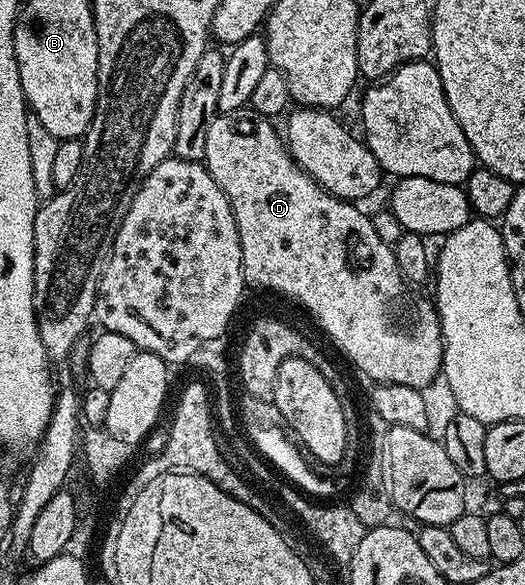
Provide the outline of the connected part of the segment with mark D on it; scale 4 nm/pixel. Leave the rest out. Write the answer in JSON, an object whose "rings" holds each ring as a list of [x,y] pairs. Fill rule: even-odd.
{"rings":[[[243,110],[231,113],[217,114],[216,120],[211,123],[206,133],[206,153],[202,160],[205,167],[214,177],[214,181],[222,189],[222,193],[228,199],[228,204],[232,207],[234,221],[238,229],[240,238],[240,248],[242,249],[242,265],[244,266],[244,277],[249,284],[256,287],[265,287],[268,291],[281,291],[284,295],[289,295],[292,299],[297,299],[314,318],[320,322],[320,327],[336,342],[336,347],[361,371],[364,375],[372,378],[373,384],[393,383],[394,385],[410,385],[411,387],[424,388],[437,376],[441,374],[444,365],[444,334],[440,328],[440,312],[436,310],[433,300],[419,299],[415,295],[413,288],[409,286],[404,278],[404,274],[398,269],[398,261],[394,257],[392,247],[374,233],[374,225],[371,218],[359,211],[355,202],[334,197],[328,191],[315,183],[295,161],[292,154],[288,152],[285,140],[278,132],[272,128],[273,120],[263,115],[255,113],[245,113]]]}

